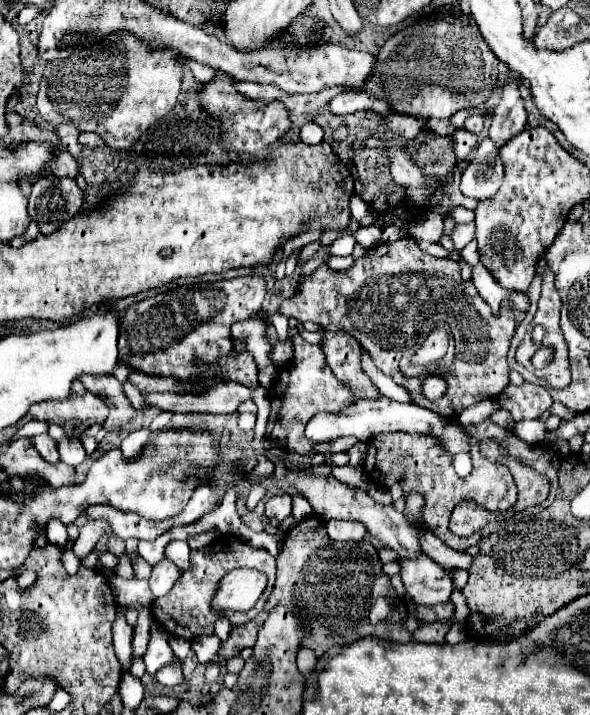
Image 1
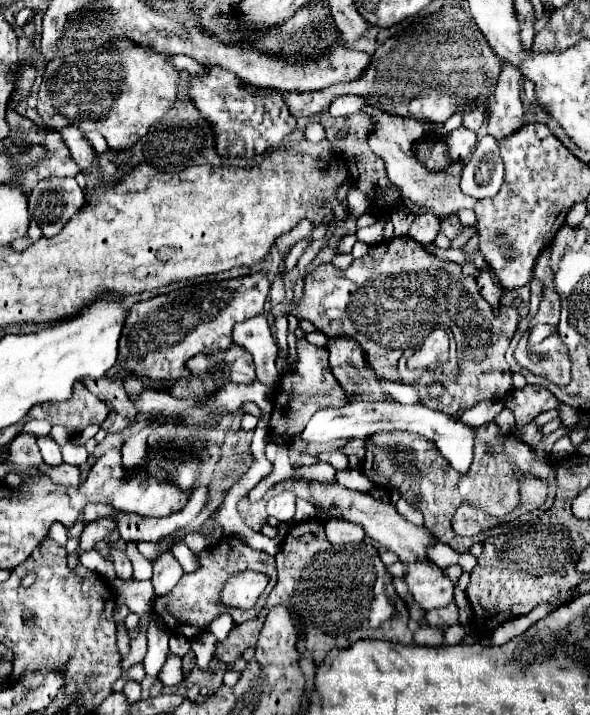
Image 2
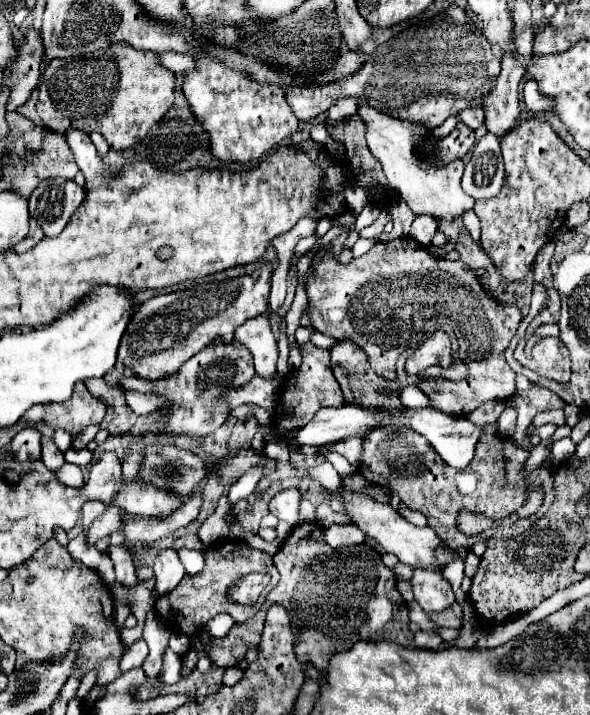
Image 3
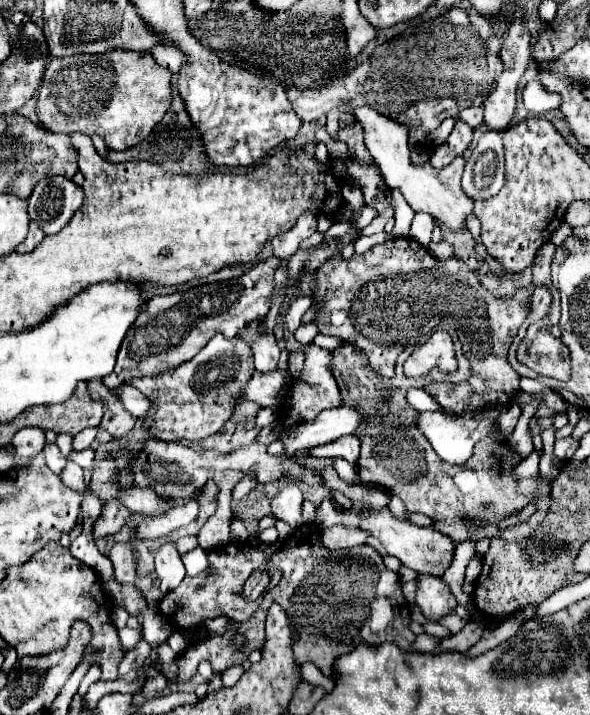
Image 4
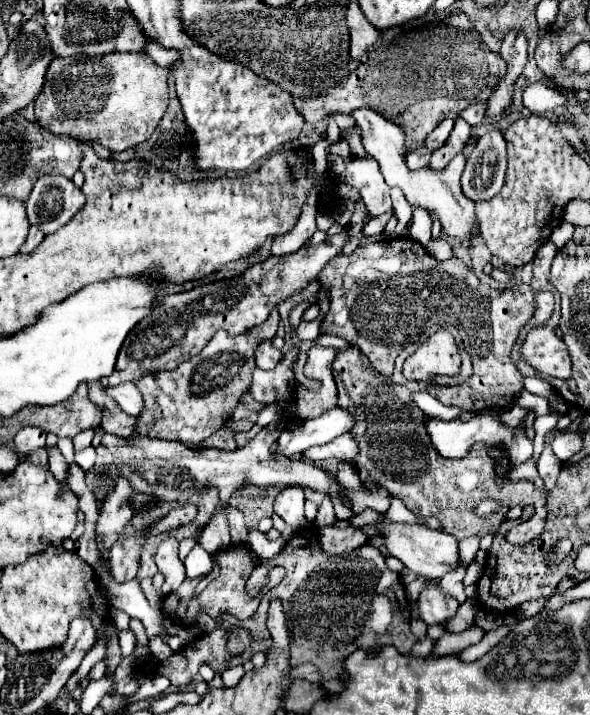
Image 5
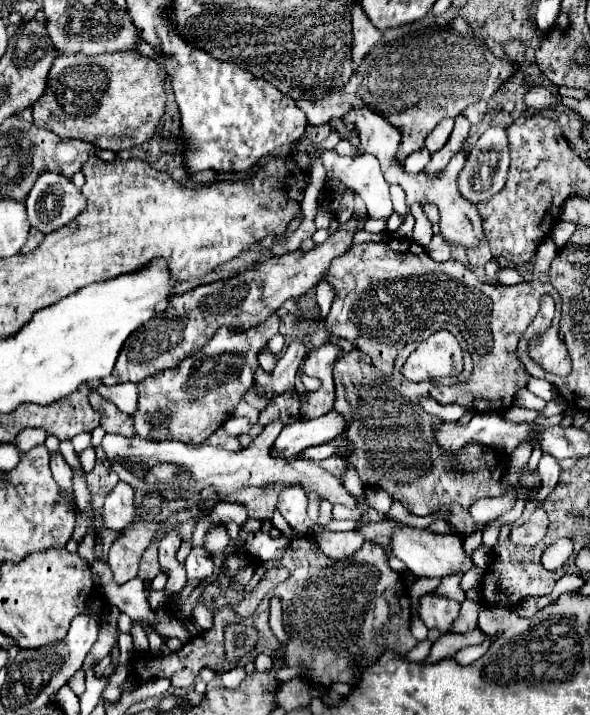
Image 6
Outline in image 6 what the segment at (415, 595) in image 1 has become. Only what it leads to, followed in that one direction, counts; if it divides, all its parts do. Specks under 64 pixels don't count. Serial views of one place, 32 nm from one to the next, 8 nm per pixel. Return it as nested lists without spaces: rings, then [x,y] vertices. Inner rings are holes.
[[[426,592],[420,598],[418,616],[422,618],[422,622],[428,628],[438,628],[442,632],[450,632],[452,622],[458,616],[458,610],[460,610],[460,602],[440,596],[436,592]]]

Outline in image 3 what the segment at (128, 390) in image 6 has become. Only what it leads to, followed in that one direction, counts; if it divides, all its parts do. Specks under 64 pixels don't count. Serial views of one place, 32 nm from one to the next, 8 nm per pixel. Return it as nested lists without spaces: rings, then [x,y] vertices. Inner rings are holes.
[[[126,392],[128,396],[128,406],[138,414],[138,416],[144,416],[144,414],[150,414],[154,410],[160,410],[160,408],[166,408],[166,398],[160,398],[158,394],[140,394],[140,392]]]

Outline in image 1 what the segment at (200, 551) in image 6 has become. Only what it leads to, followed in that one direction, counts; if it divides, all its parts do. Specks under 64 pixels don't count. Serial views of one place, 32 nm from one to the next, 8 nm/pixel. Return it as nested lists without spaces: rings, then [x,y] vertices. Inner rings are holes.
[[[172,540],[168,542],[168,546],[164,548],[164,556],[174,556],[174,564],[180,568],[180,570],[188,570],[190,568],[190,548],[186,542],[182,540]]]

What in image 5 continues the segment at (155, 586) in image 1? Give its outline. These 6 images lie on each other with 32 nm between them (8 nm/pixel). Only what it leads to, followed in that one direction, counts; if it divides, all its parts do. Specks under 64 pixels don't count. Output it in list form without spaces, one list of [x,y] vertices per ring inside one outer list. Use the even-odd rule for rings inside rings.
[[[168,536],[156,550],[156,566],[158,572],[164,576],[162,592],[174,592],[186,578],[184,564],[178,558],[178,540],[174,536]]]

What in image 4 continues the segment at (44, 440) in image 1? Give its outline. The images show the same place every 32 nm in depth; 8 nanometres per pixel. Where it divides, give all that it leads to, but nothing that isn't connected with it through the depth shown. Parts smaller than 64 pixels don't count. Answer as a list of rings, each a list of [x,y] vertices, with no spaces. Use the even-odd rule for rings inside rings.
[[[46,442],[46,444],[44,444],[44,456],[46,456],[48,468],[50,468],[54,474],[60,474],[62,468],[64,468],[64,464],[66,464],[66,458],[64,458],[62,452],[58,450],[58,446],[52,444],[52,442]]]

